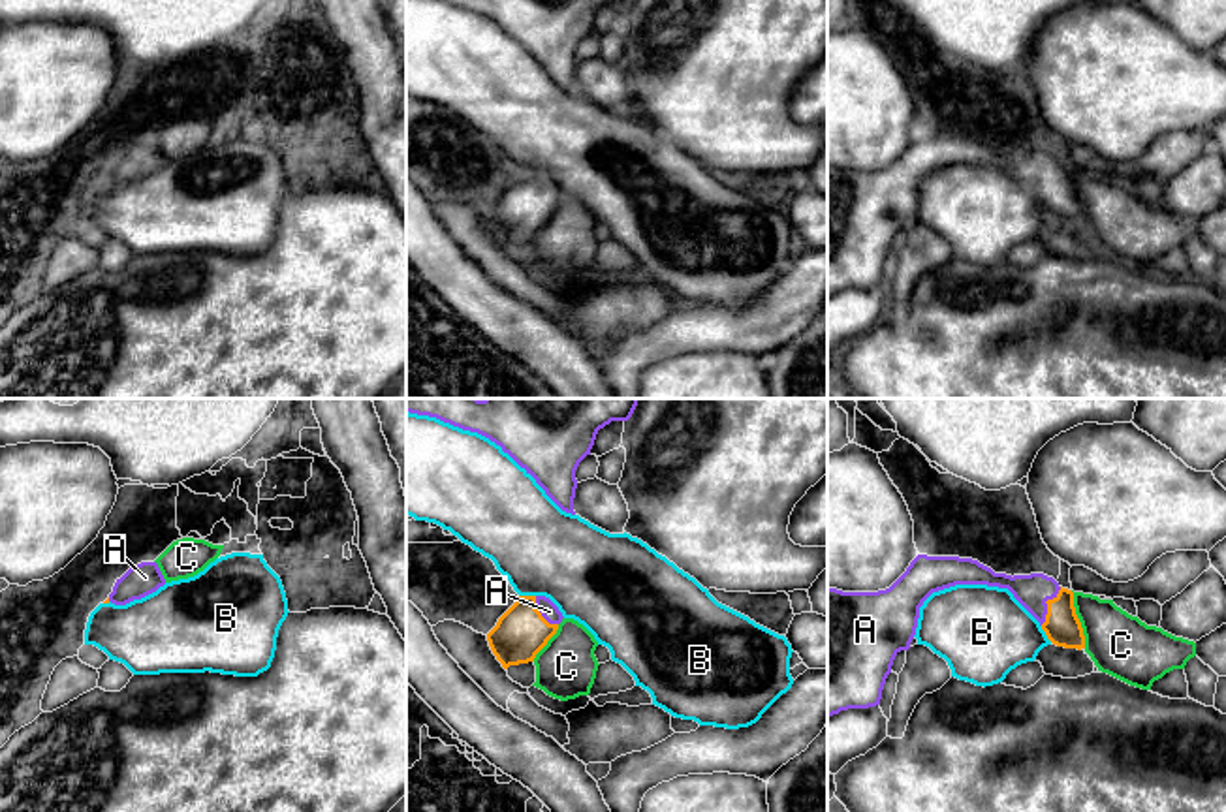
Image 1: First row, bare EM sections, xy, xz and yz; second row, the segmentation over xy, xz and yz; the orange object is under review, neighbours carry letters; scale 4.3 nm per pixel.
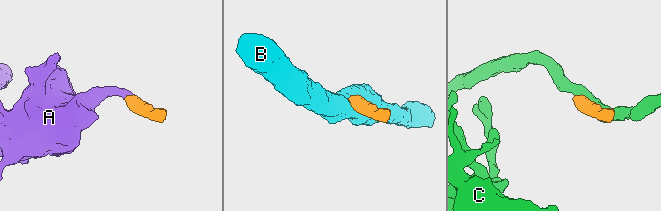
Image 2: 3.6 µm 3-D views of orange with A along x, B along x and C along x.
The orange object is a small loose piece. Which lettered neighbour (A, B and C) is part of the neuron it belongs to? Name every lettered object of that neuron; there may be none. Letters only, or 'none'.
A

